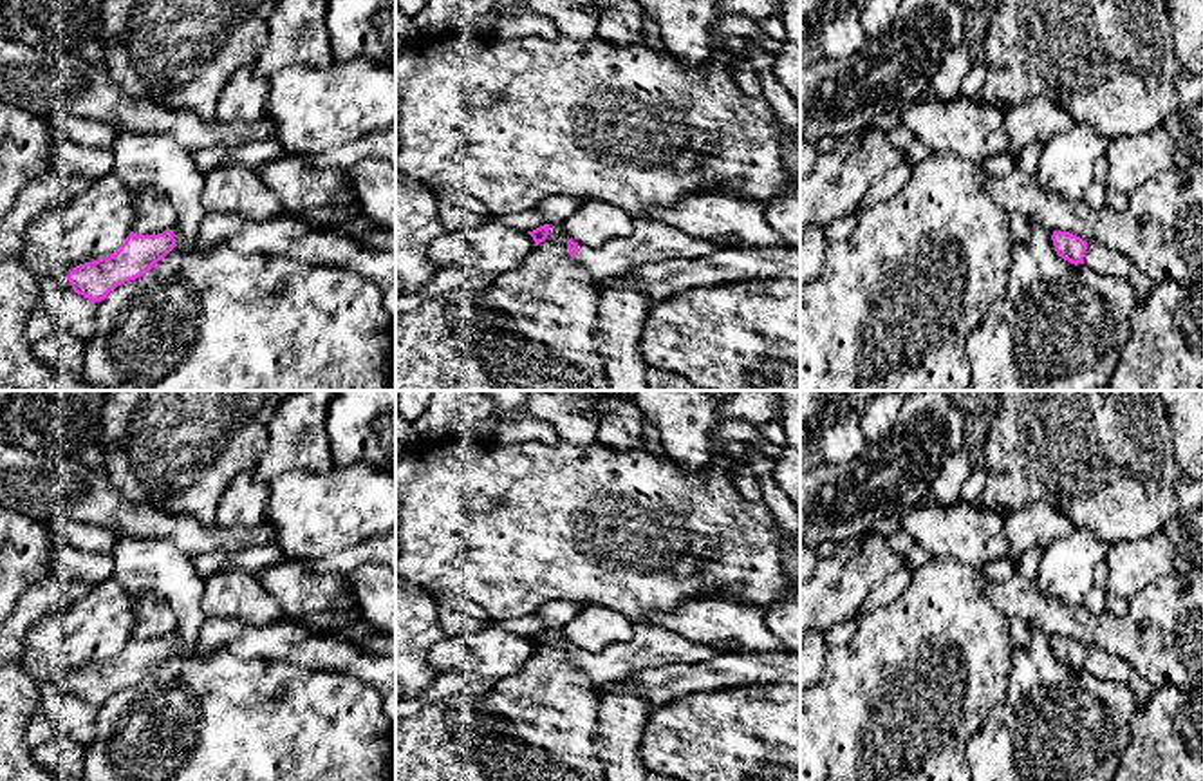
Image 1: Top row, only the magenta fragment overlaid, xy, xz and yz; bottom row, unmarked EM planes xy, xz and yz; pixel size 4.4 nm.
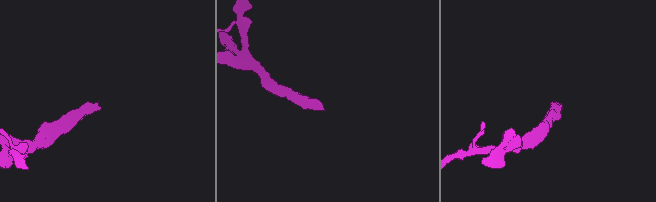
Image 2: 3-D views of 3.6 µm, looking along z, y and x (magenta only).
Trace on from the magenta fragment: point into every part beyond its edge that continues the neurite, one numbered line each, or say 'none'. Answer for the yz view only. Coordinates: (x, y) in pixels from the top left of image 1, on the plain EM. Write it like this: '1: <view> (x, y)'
1: yz (1100, 664)

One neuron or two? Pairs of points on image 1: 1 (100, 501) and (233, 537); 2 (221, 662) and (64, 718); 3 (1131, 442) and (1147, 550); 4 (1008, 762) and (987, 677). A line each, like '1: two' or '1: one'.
1: one
2: two
3: two
4: two

